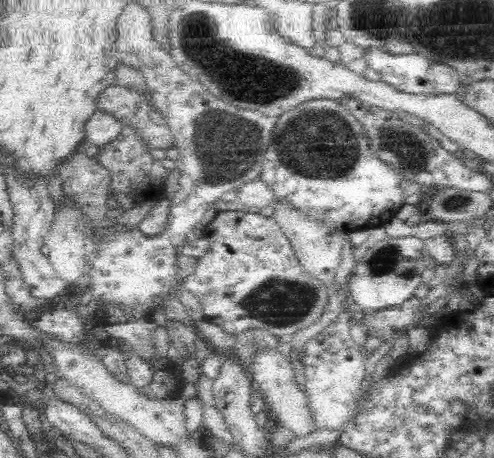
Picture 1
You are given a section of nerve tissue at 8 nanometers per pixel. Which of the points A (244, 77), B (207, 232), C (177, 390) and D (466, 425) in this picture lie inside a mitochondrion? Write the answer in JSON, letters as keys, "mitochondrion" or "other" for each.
{"A":"mitochondrion","B":"other","C":"other","D":"other"}

